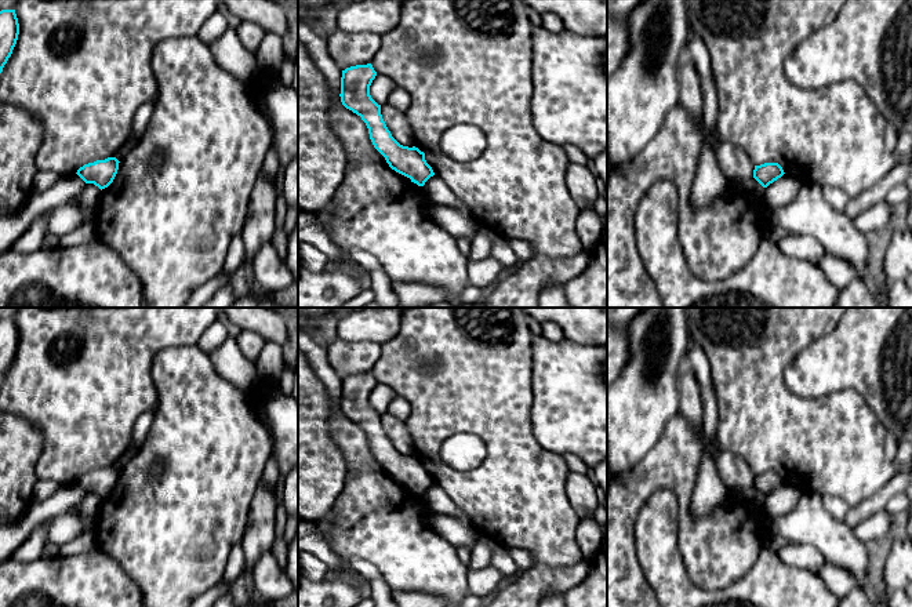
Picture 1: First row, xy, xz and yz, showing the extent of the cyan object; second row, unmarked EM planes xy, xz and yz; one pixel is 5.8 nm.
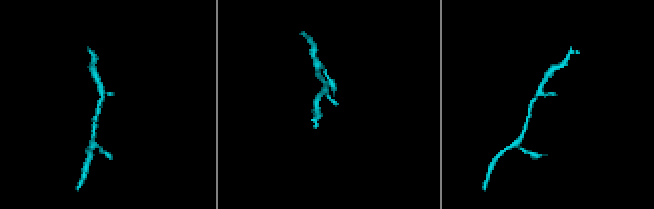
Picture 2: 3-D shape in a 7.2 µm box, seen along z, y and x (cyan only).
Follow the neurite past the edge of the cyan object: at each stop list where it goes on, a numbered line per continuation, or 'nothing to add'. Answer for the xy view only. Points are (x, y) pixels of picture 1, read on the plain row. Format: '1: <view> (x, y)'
nothing to add

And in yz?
nothing to add

